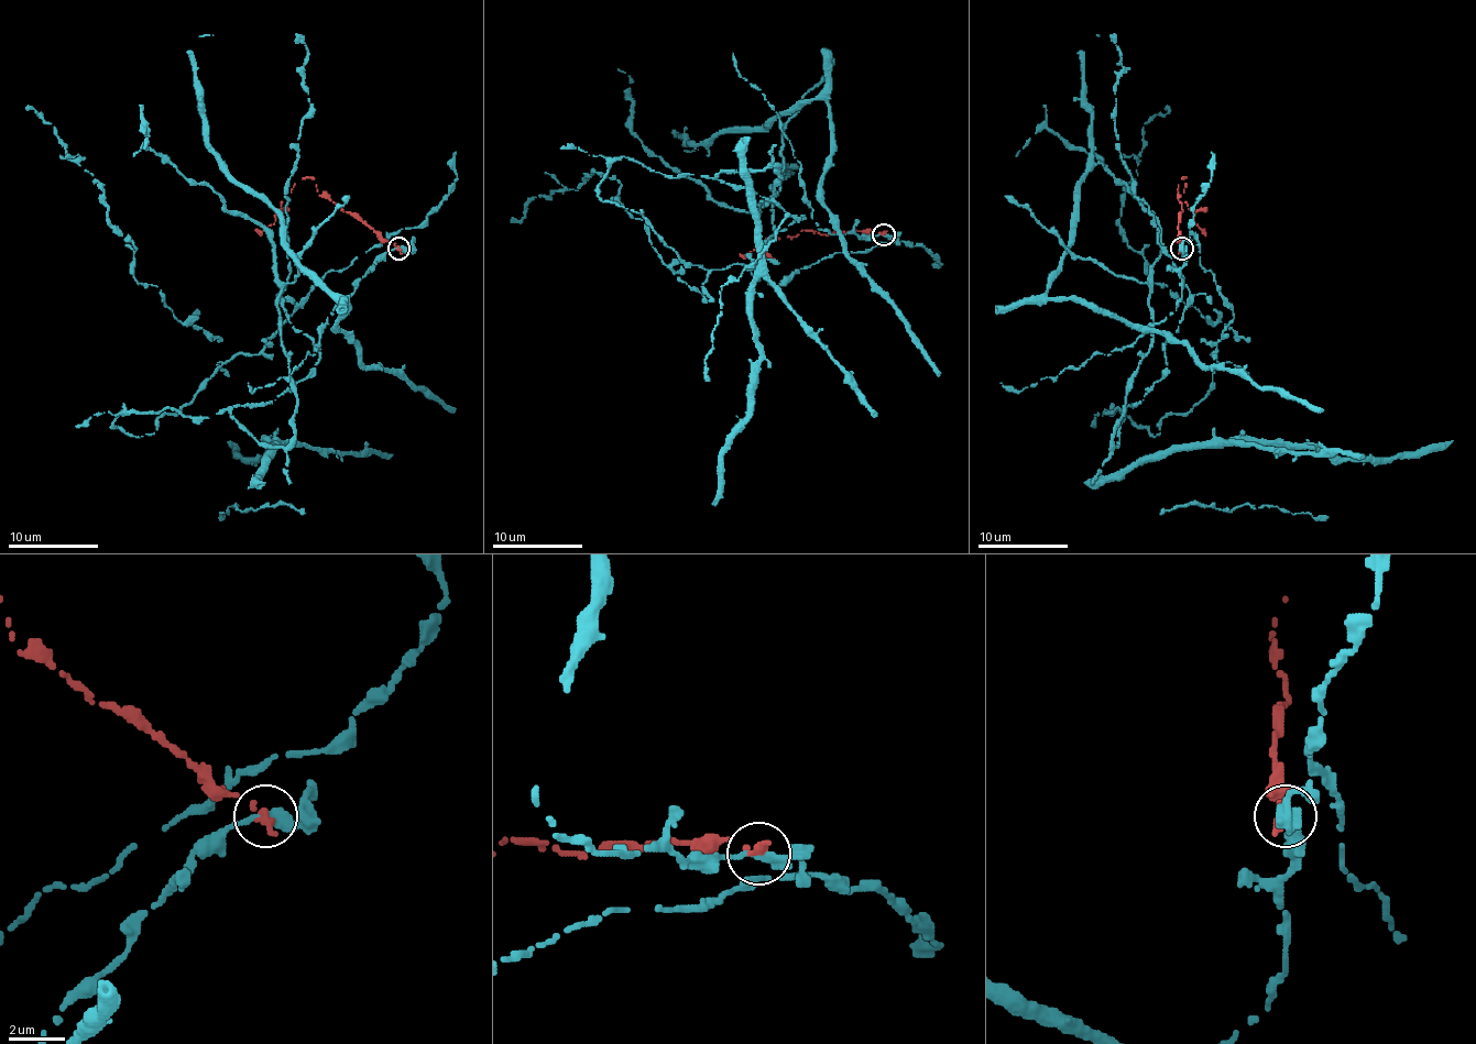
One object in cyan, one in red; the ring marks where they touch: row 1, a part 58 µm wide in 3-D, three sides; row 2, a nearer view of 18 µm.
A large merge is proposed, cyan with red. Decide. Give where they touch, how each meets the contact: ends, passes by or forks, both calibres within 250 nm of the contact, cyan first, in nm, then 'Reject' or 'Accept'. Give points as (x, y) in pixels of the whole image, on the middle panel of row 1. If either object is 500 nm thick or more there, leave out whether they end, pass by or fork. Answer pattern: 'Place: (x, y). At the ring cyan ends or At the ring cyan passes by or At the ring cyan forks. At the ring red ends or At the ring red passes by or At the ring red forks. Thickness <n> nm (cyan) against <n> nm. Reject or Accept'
Place: (884, 234). At the ring cyan passes by. At the ring red ends. Thickness 320 nm (cyan) against 360 nm. Reject

